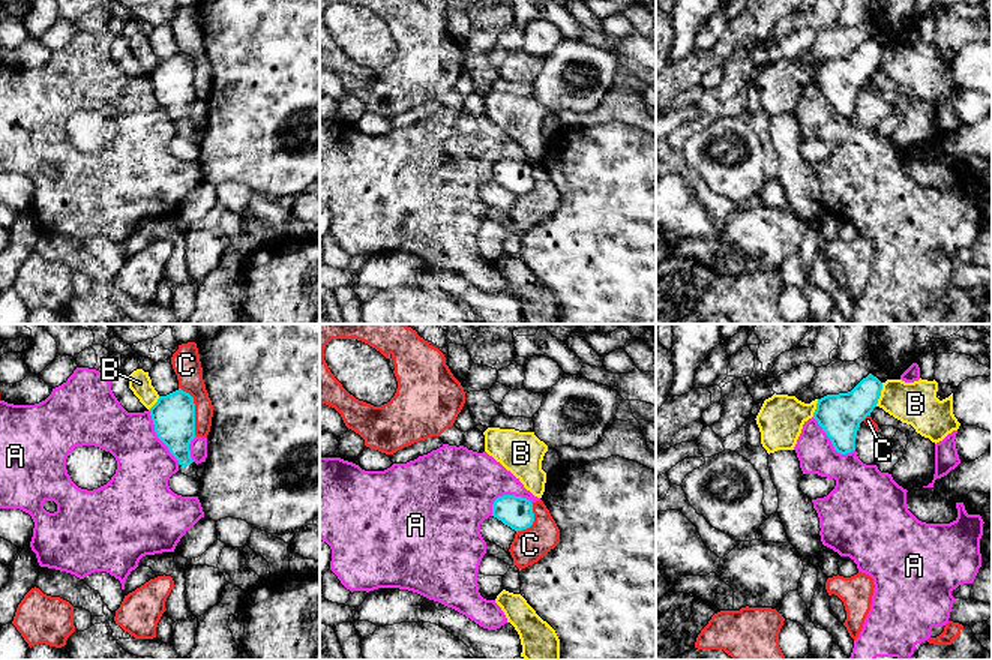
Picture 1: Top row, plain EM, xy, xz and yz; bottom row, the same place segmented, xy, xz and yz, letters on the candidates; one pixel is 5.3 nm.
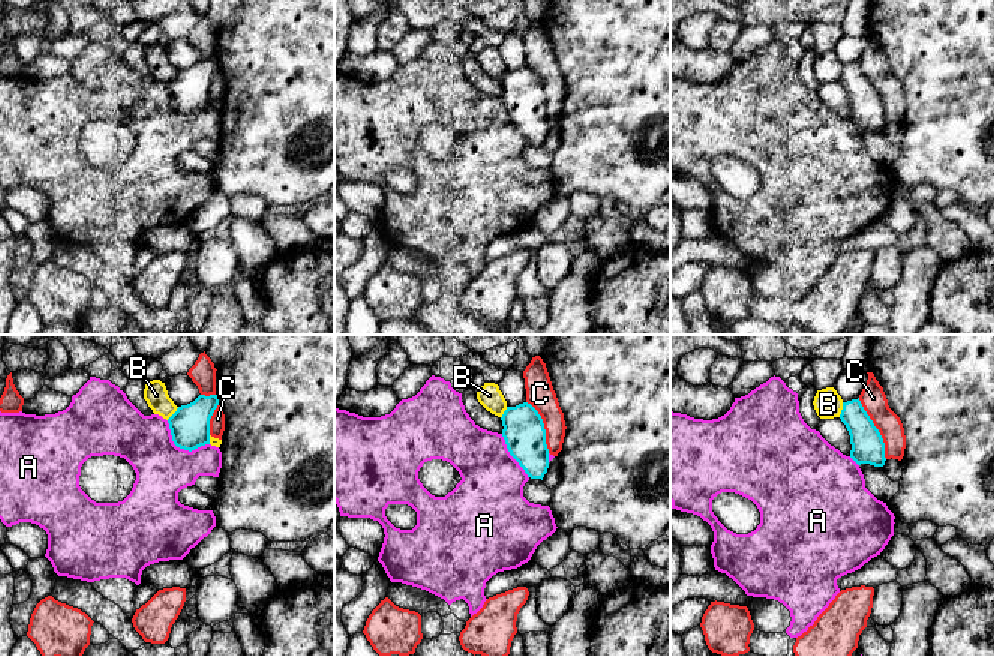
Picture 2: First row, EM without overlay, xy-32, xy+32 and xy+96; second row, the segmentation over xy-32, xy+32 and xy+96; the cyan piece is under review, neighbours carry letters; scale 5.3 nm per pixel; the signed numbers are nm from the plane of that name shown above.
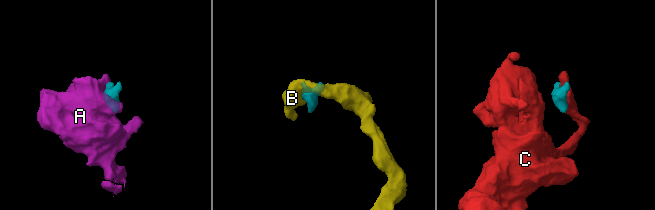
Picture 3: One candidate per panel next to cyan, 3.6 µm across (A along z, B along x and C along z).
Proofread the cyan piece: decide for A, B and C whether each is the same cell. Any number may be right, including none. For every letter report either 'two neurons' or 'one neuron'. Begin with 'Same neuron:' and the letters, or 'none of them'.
Same neuron: none of them
A: two neurons
B: two neurons
C: two neurons

